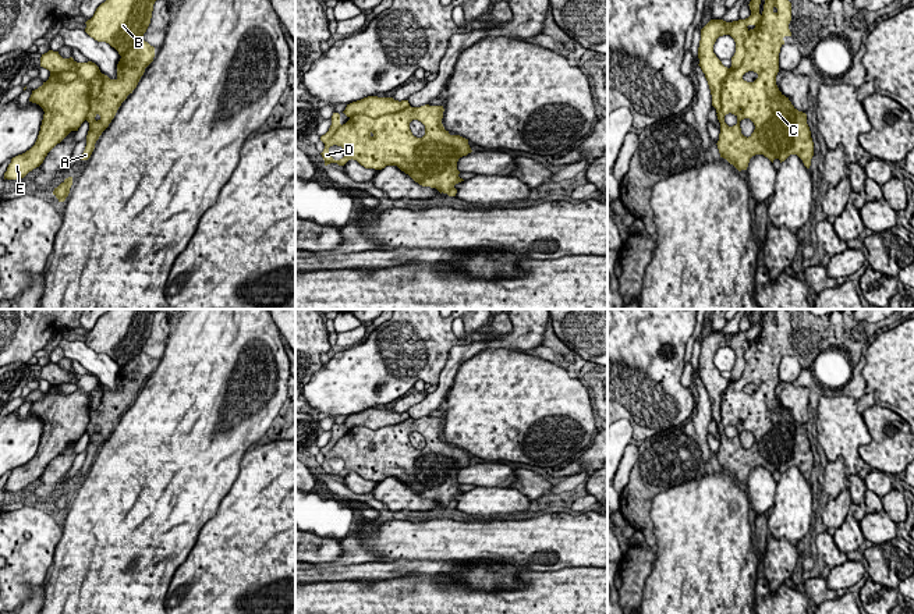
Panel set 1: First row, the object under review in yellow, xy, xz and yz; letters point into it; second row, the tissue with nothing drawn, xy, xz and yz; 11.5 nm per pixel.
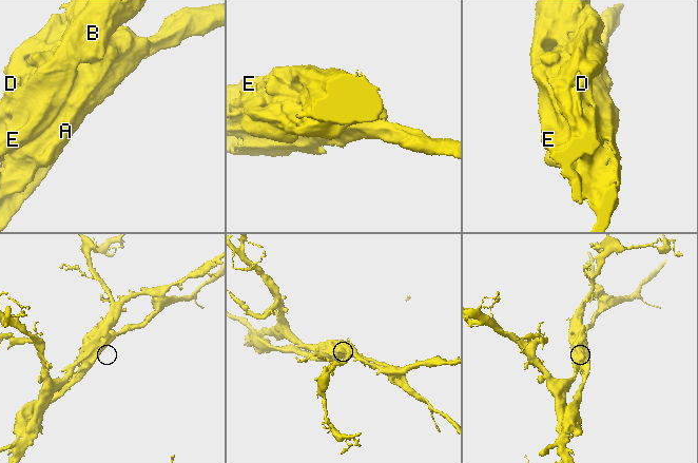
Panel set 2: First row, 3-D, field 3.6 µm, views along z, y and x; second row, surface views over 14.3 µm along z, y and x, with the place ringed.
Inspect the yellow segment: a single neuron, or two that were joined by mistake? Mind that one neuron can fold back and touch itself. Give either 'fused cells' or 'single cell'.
fused cells

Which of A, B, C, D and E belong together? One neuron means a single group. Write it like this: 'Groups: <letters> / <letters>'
Groups: A C D / B E

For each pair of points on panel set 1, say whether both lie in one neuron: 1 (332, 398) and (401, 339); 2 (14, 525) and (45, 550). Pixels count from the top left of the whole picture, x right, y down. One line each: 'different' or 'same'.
1: same
2: same

